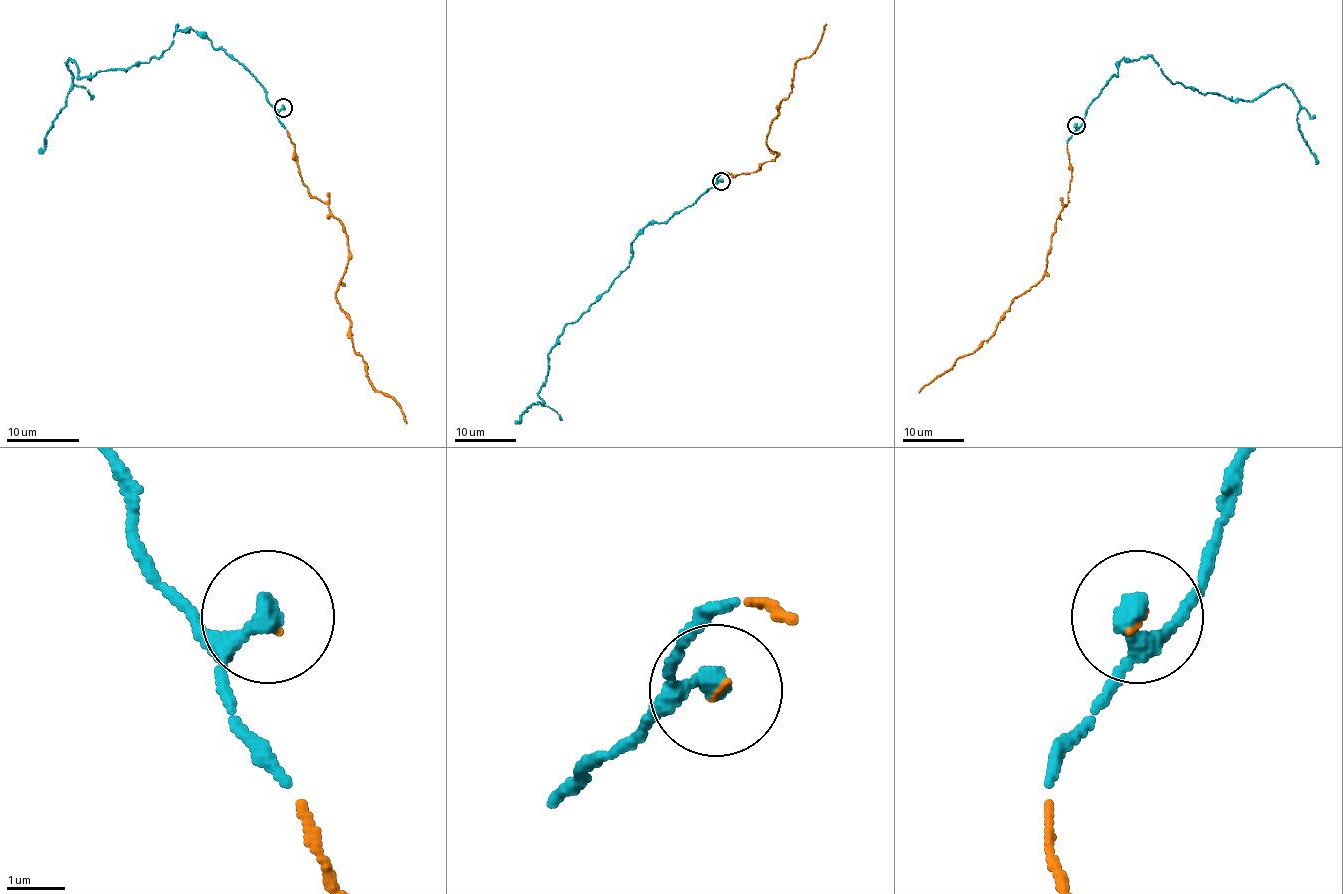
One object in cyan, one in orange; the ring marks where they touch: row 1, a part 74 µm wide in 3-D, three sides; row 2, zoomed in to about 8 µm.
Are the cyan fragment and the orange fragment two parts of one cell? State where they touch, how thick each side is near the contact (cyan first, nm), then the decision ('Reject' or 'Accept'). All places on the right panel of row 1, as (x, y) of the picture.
Place: (1076, 125). Thickness 280 nm (cyan) against 60 nm. Accept

